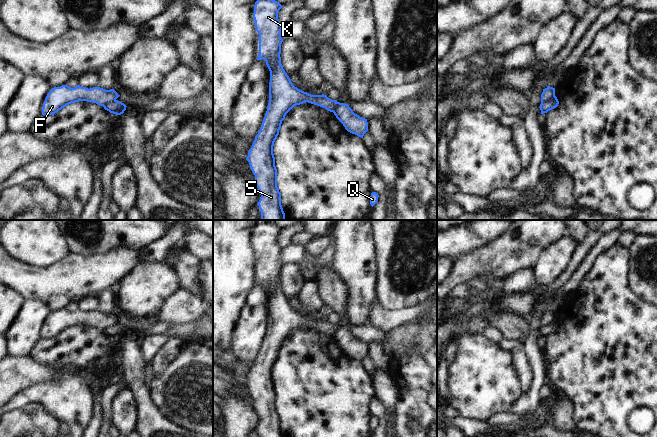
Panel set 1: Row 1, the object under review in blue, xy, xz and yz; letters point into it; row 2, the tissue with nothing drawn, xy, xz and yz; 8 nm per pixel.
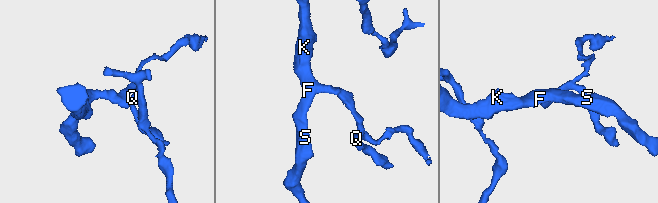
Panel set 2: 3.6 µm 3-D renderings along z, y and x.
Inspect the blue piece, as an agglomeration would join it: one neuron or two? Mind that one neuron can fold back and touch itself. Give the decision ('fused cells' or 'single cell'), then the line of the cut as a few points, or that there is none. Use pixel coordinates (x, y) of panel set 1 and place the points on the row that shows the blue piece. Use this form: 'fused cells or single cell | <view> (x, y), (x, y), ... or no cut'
fused cells | yz (554, 95), (550, 99), (541, 102)

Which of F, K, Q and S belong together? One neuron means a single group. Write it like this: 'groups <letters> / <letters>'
groups F K S / Q

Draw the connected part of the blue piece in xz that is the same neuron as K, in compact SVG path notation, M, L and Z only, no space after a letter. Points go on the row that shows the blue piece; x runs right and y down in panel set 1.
M257 0L253 18L259 34L259 55L270 71L269 103L265 118L246 160L255 175L255 185L260 192L257 203L261 220L285 220L281 193L277 187L277 169L273 154L274 142L279 135L282 121L296 105L311 103L333 112L337 100L326 95L311 95L293 85L281 64L282 24L278 12L283 6L275 0Z

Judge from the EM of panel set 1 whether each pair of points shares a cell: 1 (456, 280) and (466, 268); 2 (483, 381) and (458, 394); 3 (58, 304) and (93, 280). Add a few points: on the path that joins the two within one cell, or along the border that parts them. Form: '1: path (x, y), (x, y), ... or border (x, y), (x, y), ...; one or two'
1: path (459, 277), (464, 271); one
2: path (477, 382), (464, 394); one
3: border (48, 299), (54, 296), (67, 296), (71, 300); two

